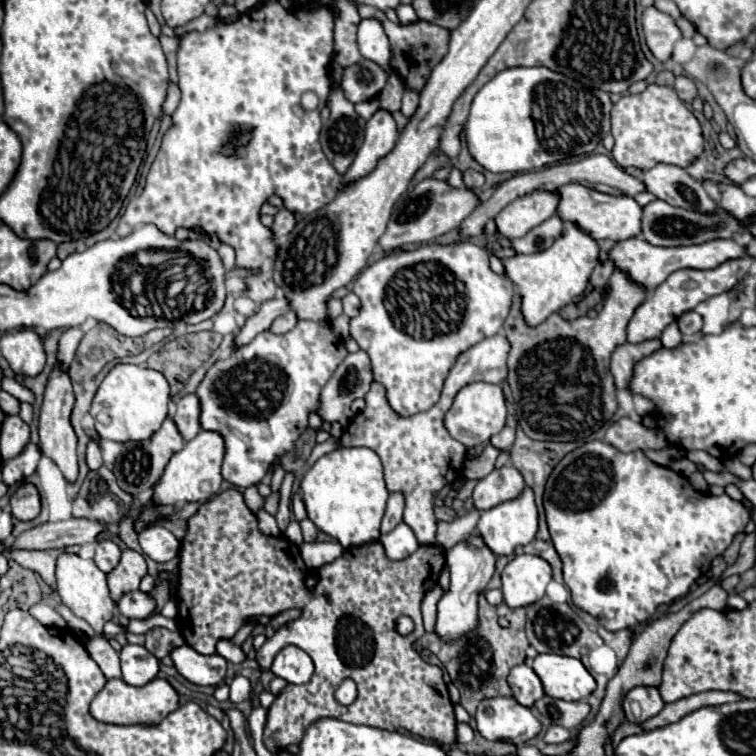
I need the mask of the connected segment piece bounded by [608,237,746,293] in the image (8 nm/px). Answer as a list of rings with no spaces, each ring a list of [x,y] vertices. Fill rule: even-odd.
[[[630,237],[624,241],[618,241],[610,253],[608,259],[614,263],[614,267],[622,273],[626,273],[626,277],[632,283],[642,285],[648,293],[654,291],[668,275],[672,275],[674,271],[680,269],[714,269],[718,265],[722,265],[728,259],[738,259],[740,255],[744,255],[746,249],[730,239],[714,239],[710,243],[700,243],[700,245],[688,245],[688,247],[658,247],[658,245],[650,245],[648,241],[644,241],[642,237]]]

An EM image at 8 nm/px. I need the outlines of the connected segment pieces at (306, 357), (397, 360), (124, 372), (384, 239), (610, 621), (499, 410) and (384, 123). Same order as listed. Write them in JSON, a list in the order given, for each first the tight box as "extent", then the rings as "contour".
[{"extent":[196,319,348,513],"contour":[[[304,319],[304,321],[300,321],[292,331],[288,331],[288,333],[284,333],[284,335],[274,335],[272,331],[262,331],[262,333],[256,335],[248,345],[242,345],[242,347],[238,347],[238,349],[232,349],[230,357],[218,359],[218,361],[208,369],[208,373],[206,373],[206,377],[202,379],[202,383],[198,385],[196,395],[198,395],[198,399],[200,399],[200,425],[202,425],[204,431],[218,431],[218,433],[222,435],[224,447],[226,447],[226,451],[224,451],[224,461],[222,461],[222,477],[224,477],[226,481],[238,485],[238,487],[246,487],[246,491],[244,491],[244,501],[246,501],[246,505],[248,505],[248,509],[250,509],[252,513],[258,513],[260,509],[264,509],[264,497],[262,497],[262,495],[254,495],[254,485],[266,475],[266,471],[270,469],[270,465],[274,463],[276,457],[282,457],[284,453],[288,453],[288,451],[294,449],[294,443],[300,439],[302,431],[306,431],[306,427],[308,427],[308,413],[310,413],[310,411],[316,411],[316,407],[318,407],[320,389],[326,385],[326,381],[330,379],[330,375],[334,373],[334,369],[338,367],[338,363],[340,363],[346,355],[348,355],[348,351],[346,351],[346,347],[344,347],[344,341],[332,331],[332,327],[330,327],[328,321],[306,321],[306,319]]]},{"extent":[350,241,514,417],"contour":[[[460,241],[460,243],[450,243],[450,245],[424,245],[424,247],[418,247],[418,249],[412,249],[412,251],[398,251],[398,253],[392,253],[392,255],[386,255],[382,257],[380,261],[368,265],[354,281],[352,281],[352,293],[356,293],[362,301],[362,307],[360,307],[360,313],[356,317],[350,319],[350,335],[352,339],[360,345],[362,351],[366,351],[370,355],[370,361],[372,361],[372,371],[374,371],[374,381],[378,381],[380,385],[384,385],[386,389],[386,399],[388,399],[388,405],[400,415],[400,417],[410,417],[410,415],[416,415],[416,413],[422,413],[422,411],[428,411],[438,399],[440,399],[440,393],[442,393],[442,387],[444,387],[444,381],[446,381],[446,375],[450,371],[450,367],[454,365],[456,357],[470,349],[474,343],[486,339],[486,337],[492,337],[496,335],[510,309],[512,309],[512,301],[514,301],[514,287],[510,283],[510,279],[506,279],[504,275],[496,275],[490,265],[488,265],[488,253],[476,245],[472,245],[470,241]]]},{"extent":[90,365,170,443],"contour":[[[116,365],[100,383],[90,415],[96,421],[96,431],[100,439],[110,439],[118,443],[144,441],[158,431],[162,421],[168,417],[170,387],[160,371],[138,367],[138,365]]]},{"extent":[378,177,482,253],"contour":[[[426,177],[410,193],[398,199],[398,203],[394,205],[390,223],[378,243],[386,253],[412,245],[412,243],[430,243],[442,237],[444,233],[456,229],[462,223],[462,219],[466,219],[480,203],[482,203],[480,197],[468,187],[456,189],[446,179]]]},{"extent":[544,441,750,631],"contour":[[[588,441],[582,447],[570,451],[552,471],[552,475],[548,477],[546,483],[546,493],[544,493],[544,509],[546,509],[546,519],[548,519],[548,529],[550,529],[550,537],[552,543],[564,563],[564,583],[568,585],[570,593],[572,593],[572,601],[576,607],[580,607],[582,611],[594,615],[608,631],[620,631],[626,627],[636,627],[644,621],[648,621],[648,617],[654,615],[654,611],[658,609],[658,605],[670,605],[674,599],[686,595],[692,587],[692,583],[710,569],[710,561],[716,555],[722,555],[726,551],[726,547],[732,543],[734,535],[738,531],[744,531],[746,523],[750,521],[750,515],[746,511],[746,507],[734,499],[730,499],[728,495],[700,495],[692,489],[690,481],[668,469],[662,465],[656,465],[654,461],[650,461],[642,451],[634,451],[634,453],[622,453],[616,447],[612,447],[606,441]]]},{"extent":[446,383,506,447],"contour":[[[472,383],[466,385],[454,399],[450,411],[446,413],[446,429],[454,439],[464,443],[466,447],[486,445],[492,435],[500,433],[506,423],[506,401],[500,385],[492,383]]]},{"extent":[344,109,398,183],"contour":[[[378,109],[366,123],[364,143],[350,171],[346,173],[344,181],[350,183],[354,179],[360,179],[362,175],[368,175],[376,167],[376,161],[394,147],[396,139],[398,139],[398,129],[392,113],[386,109]]]}]

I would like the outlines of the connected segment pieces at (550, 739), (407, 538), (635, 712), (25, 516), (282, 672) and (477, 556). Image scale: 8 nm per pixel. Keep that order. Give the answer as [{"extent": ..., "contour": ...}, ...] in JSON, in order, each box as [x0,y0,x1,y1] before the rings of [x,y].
[{"extent":[544,725,570,743],"contour":[[[552,725],[546,731],[546,735],[544,735],[544,741],[546,743],[564,743],[568,739],[570,739],[570,731],[564,729],[564,727],[560,727],[560,725]]]},{"extent":[380,523,420,561],"contour":[[[400,523],[394,531],[390,531],[388,535],[382,535],[380,541],[386,549],[386,555],[390,559],[396,559],[396,561],[408,557],[410,553],[414,553],[420,545],[414,531],[406,523]]]},{"extent":[624,687,664,723],"contour":[[[634,687],[624,699],[624,713],[630,723],[644,723],[658,715],[662,707],[664,701],[656,687]]]},{"extent":[10,483,40,521],"contour":[[[24,483],[10,495],[10,511],[20,521],[30,521],[40,513],[40,495],[36,485]]]},{"extent":[270,645,314,685],"contour":[[[288,645],[274,657],[270,671],[274,675],[286,679],[288,683],[300,685],[300,683],[306,683],[312,677],[314,663],[312,663],[310,655],[306,655],[306,651],[302,651],[300,647]]]},{"extent":[434,531,496,641],"contour":[[[474,531],[468,537],[468,545],[474,545],[474,547],[456,547],[454,545],[446,555],[446,565],[450,565],[450,589],[438,601],[438,619],[436,619],[436,629],[434,629],[444,641],[454,641],[454,639],[458,639],[458,635],[466,635],[476,627],[478,595],[486,589],[490,577],[494,575],[496,555],[484,543],[484,539],[480,537],[478,531]]]}]

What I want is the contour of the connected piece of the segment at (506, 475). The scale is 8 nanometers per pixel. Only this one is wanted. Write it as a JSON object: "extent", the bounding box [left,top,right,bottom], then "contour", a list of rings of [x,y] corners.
{"extent":[474,465,524,509],"contour":[[[504,465],[494,469],[490,475],[482,477],[474,487],[474,507],[476,509],[492,509],[494,505],[514,499],[524,489],[522,473],[512,467]]]}

